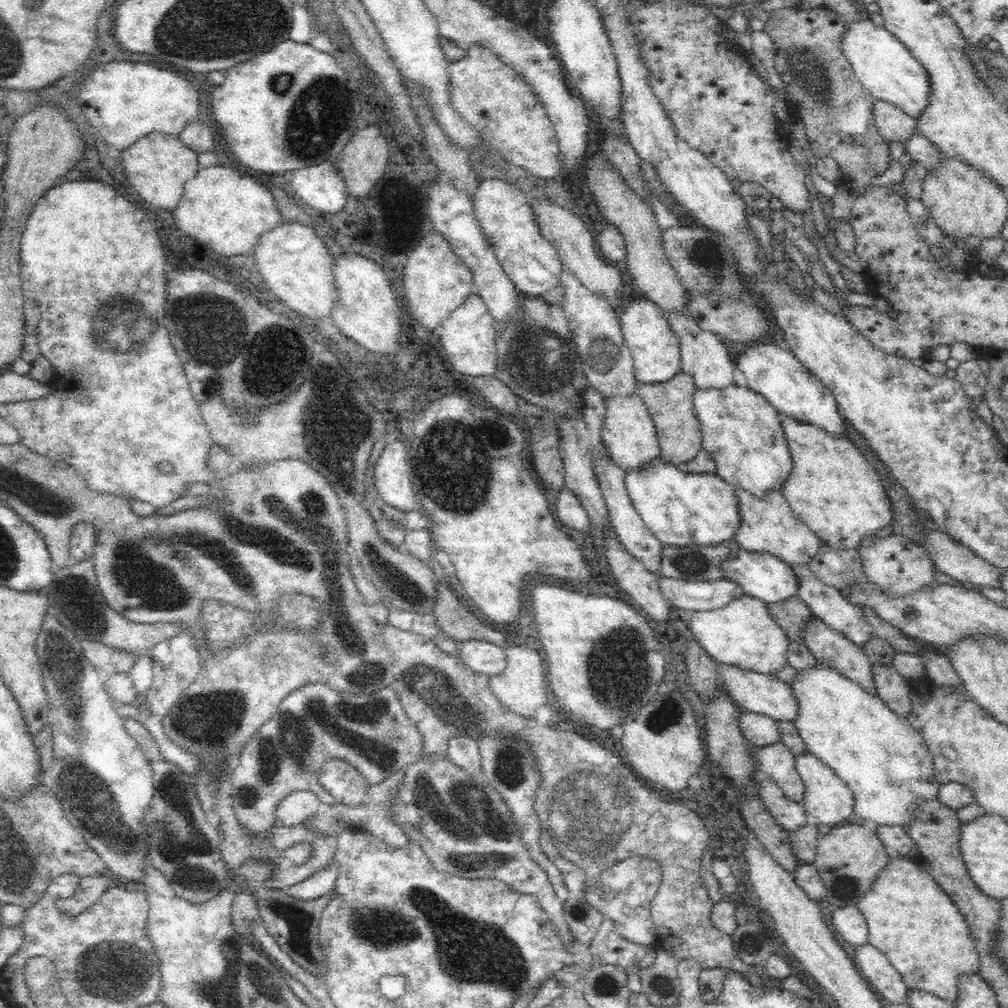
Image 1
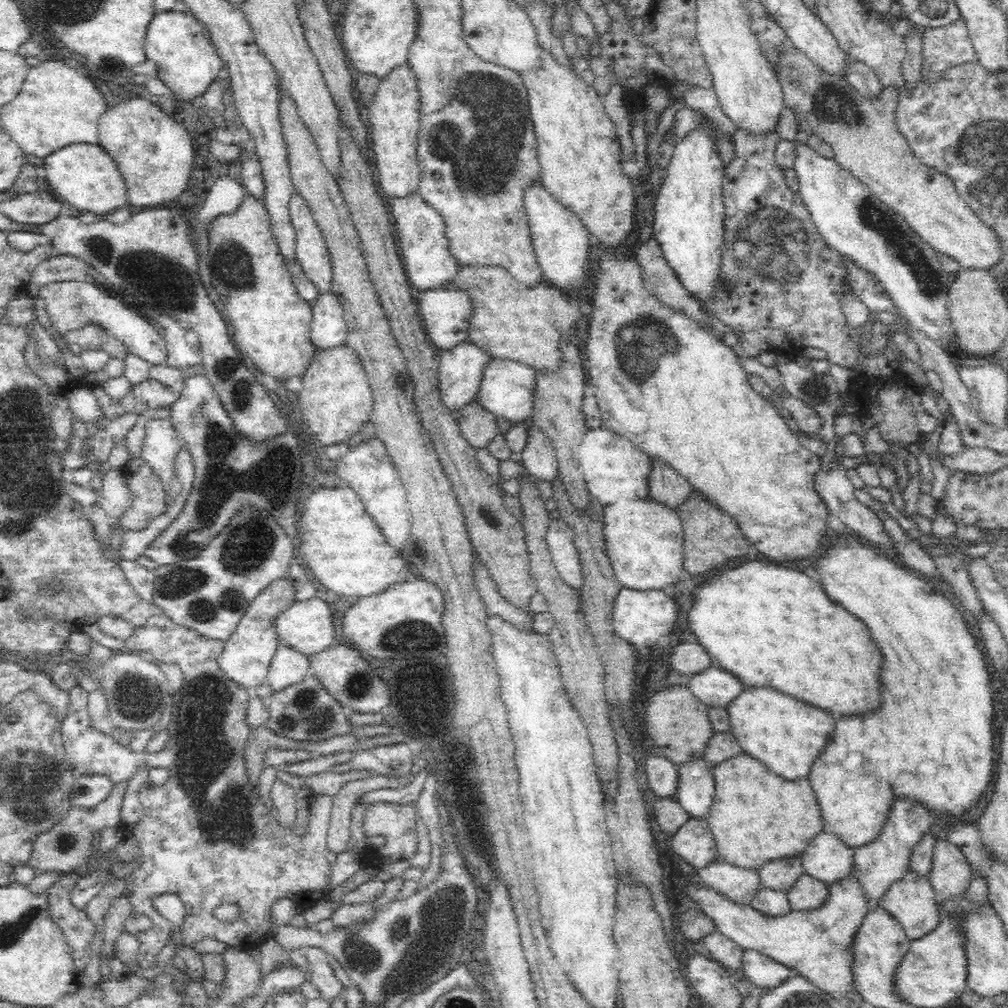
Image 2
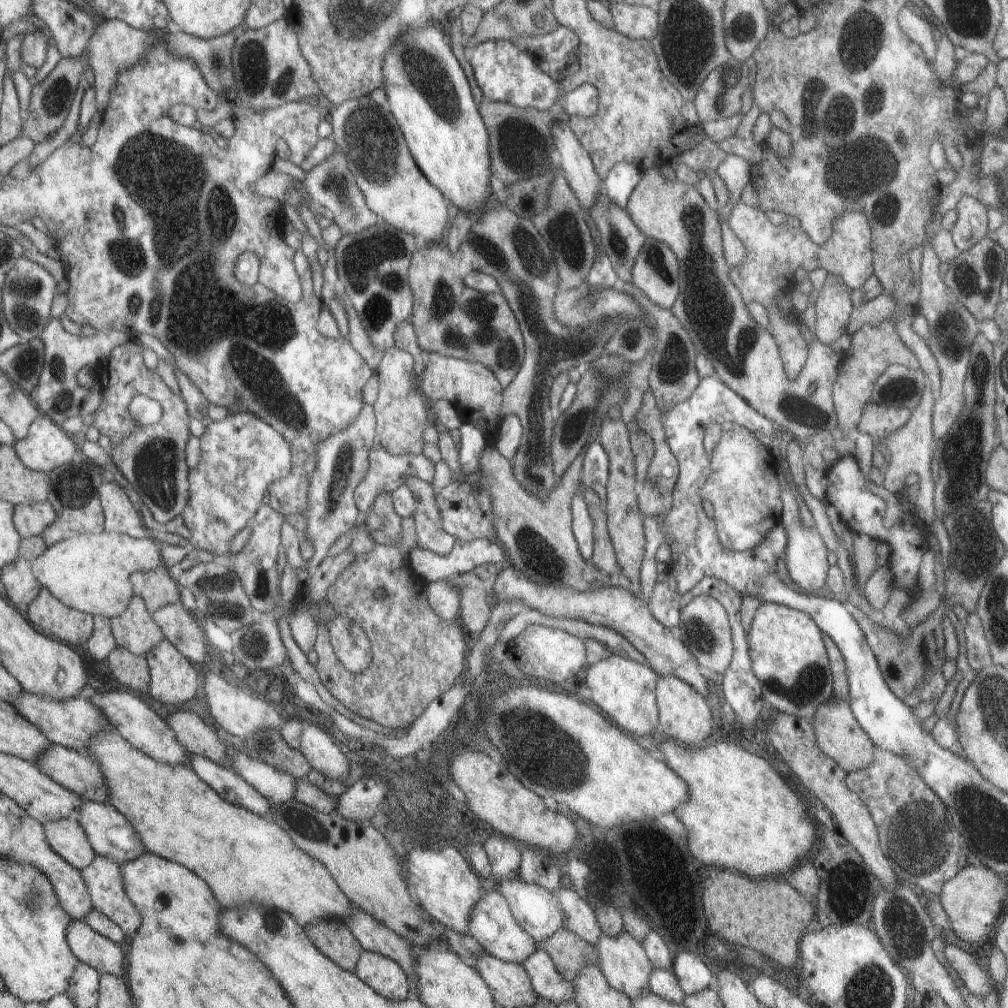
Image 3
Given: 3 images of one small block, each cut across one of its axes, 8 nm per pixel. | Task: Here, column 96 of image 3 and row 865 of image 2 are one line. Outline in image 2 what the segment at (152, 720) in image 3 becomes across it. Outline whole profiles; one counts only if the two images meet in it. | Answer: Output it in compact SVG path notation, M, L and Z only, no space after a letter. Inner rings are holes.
M688 816L684 824L680 824L680 828L672 834L670 848L696 868L706 866L718 856L712 830L706 824L704 816Z

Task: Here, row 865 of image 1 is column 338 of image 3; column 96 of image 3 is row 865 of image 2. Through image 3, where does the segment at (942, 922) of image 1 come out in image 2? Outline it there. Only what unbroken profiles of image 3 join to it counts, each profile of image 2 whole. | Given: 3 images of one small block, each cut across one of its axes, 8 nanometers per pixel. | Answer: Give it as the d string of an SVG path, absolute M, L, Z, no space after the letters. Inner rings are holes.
M740 750L734 756L728 756L716 764L710 764L712 774L712 804L704 812L704 820L712 830L714 848L718 858L728 860L730 864L738 864L744 868L758 868L762 862L778 856L800 856L800 850L806 846L806 842L816 836L816 832L822 828L822 810L816 800L814 788L808 778L786 778L776 774L770 766L766 766L762 760L754 758L752 754Z

